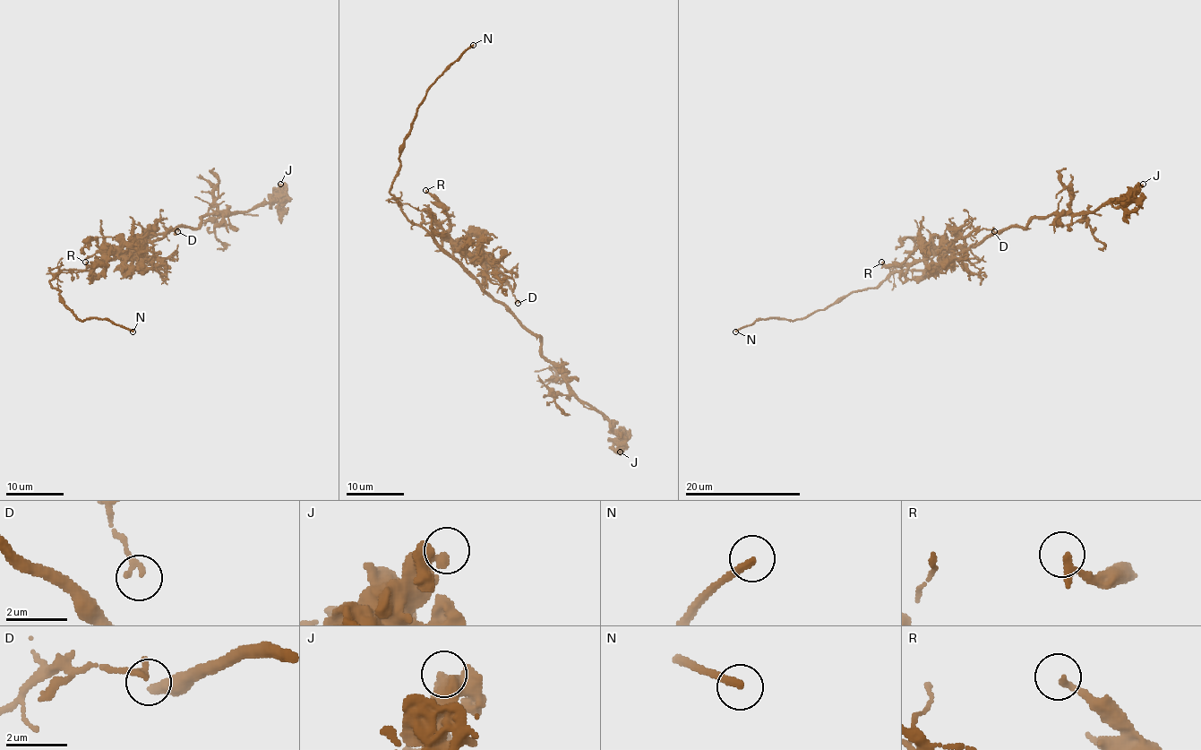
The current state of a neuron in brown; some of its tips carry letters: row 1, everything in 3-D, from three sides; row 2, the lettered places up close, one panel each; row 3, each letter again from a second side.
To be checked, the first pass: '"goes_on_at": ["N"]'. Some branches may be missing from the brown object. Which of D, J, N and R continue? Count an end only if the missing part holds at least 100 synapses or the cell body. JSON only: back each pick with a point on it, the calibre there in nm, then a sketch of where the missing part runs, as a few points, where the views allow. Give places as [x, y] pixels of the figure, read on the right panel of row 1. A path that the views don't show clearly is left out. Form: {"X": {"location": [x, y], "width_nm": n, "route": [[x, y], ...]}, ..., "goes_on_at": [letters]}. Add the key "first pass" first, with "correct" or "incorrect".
{"first pass": "correct", "N": {"location": [735, 331], "width_nm": 240}, "goes_on_at": ["N"]}

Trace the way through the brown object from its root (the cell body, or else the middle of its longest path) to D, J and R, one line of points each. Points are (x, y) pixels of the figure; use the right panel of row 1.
D: (946, 257), (956, 252), (947, 252), (956, 240), (981, 228), (994, 231)
J: (946, 257), (1011, 228), (1025, 228), (1033, 219), (1086, 214), (1119, 202), (1143, 184)
R: (946, 257), (956, 252), (916, 247), (900, 263), (886, 266), (881, 262)

